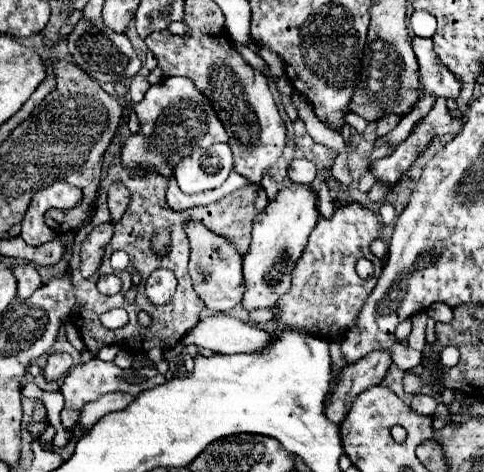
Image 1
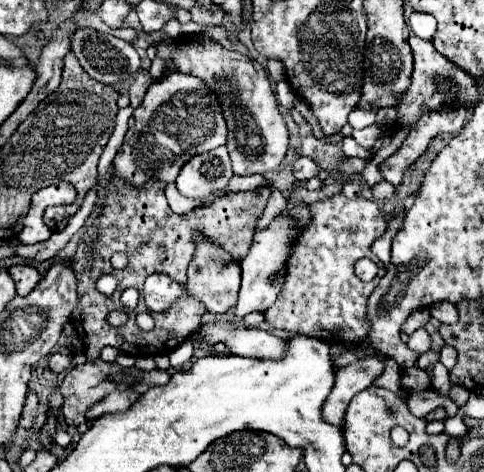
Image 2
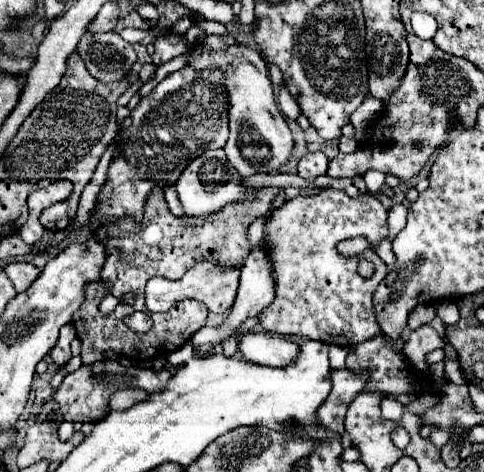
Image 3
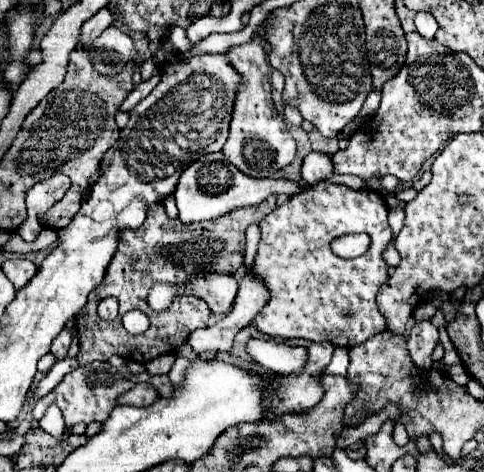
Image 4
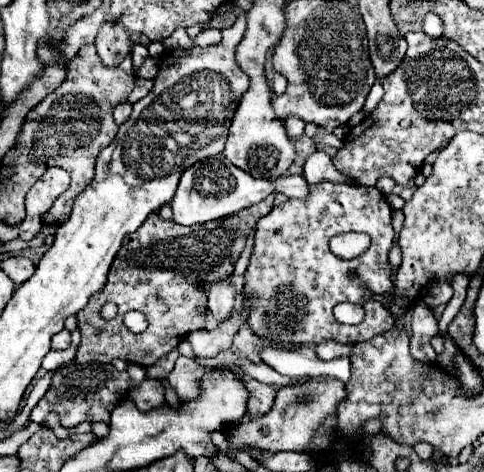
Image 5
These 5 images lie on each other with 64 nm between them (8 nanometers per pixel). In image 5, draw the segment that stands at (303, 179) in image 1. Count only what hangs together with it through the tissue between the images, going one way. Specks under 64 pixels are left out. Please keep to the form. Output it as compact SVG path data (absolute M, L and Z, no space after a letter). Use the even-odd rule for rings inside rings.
M314 152L308 156L304 164L304 178L308 184L318 184L318 182L348 182L342 172L338 172L332 164L332 158L326 152Z

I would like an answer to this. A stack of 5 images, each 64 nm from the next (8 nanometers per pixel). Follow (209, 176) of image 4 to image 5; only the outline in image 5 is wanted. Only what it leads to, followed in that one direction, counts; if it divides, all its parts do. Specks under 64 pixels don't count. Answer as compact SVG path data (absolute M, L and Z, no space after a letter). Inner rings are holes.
M221 153L192 164L184 172L170 206L174 210L174 220L178 224L192 226L192 224L202 224L202 222L230 216L242 208L262 202L268 194L278 194L278 192L286 194L288 198L306 198L308 182L304 180L304 176L282 176L276 180L258 180L258 178L252 178L248 172L242 172L240 168L232 166Z

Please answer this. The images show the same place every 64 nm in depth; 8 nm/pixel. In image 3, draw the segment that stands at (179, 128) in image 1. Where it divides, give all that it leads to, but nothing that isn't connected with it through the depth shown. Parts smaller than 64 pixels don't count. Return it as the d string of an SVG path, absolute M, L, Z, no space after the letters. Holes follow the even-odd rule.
M184 66L168 74L140 104L132 110L132 126L122 132L122 140L114 152L108 168L108 180L102 186L98 204L94 208L92 224L100 228L114 218L132 216L142 220L142 210L152 188L172 186L180 172L206 150L222 148L228 140L228 102L220 84L222 74L216 70L196 72ZM172 146L176 150L162 150Z

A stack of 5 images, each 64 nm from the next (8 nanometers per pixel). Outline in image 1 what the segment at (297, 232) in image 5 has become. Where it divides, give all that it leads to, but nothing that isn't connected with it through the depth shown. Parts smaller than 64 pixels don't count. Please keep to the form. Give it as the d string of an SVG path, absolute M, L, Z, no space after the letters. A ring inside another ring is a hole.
M350 204L350 206L346 206L346 208L336 208L336 212L334 212L334 216L332 216L330 220L318 220L318 224L316 224L316 228L314 228L314 230L312 230L312 234L310 234L310 240L308 240L308 246L306 246L306 250L304 250L304 254L302 254L302 258L298 260L298 264L296 264L296 268L294 268L294 274L292 274L292 288L290 288L290 290L286 292L286 296L282 296L282 298L278 300L278 308L280 308L280 310L278 310L278 314L276 314L276 320L278 320L278 322L280 322L282 326L286 326L286 328L296 328L296 330L304 330L304 332L312 332L312 334L316 334L316 336L322 336L324 340L334 340L334 338L340 338L340 336L344 336L344 332L346 332L346 330L350 330L350 328L352 328L352 326L356 324L356 318L358 318L358 312L360 312L360 308L362 308L362 304L364 304L364 300L366 300L366 298L370 296L370 292L372 292L372 288L376 286L376 280L378 280L378 272L382 270L382 262L380 262L380 260L378 260L378 258L376 258L376 256L374 256L374 254L370 252L370 242L378 238L378 230L380 230L380 224L378 224L378 220L376 220L376 214L374 214L372 210L368 210L368 208L364 208L362 204ZM360 258L368 258L368 260L370 260L370 262L374 264L374 270L378 270L378 272L376 272L376 274L374 274L372 278L366 278L366 280L362 280L362 278L360 278L360 276L356 274L356 262L358 262Z

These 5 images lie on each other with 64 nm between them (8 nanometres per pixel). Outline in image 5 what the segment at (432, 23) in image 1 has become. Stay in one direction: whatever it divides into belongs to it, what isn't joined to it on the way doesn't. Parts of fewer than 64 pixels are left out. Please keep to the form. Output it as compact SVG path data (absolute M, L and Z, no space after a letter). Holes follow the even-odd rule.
M428 12L422 18L420 26L422 26L422 32L426 36L430 36L430 38L440 38L440 34L442 34L442 20L436 14L432 14L432 12Z

